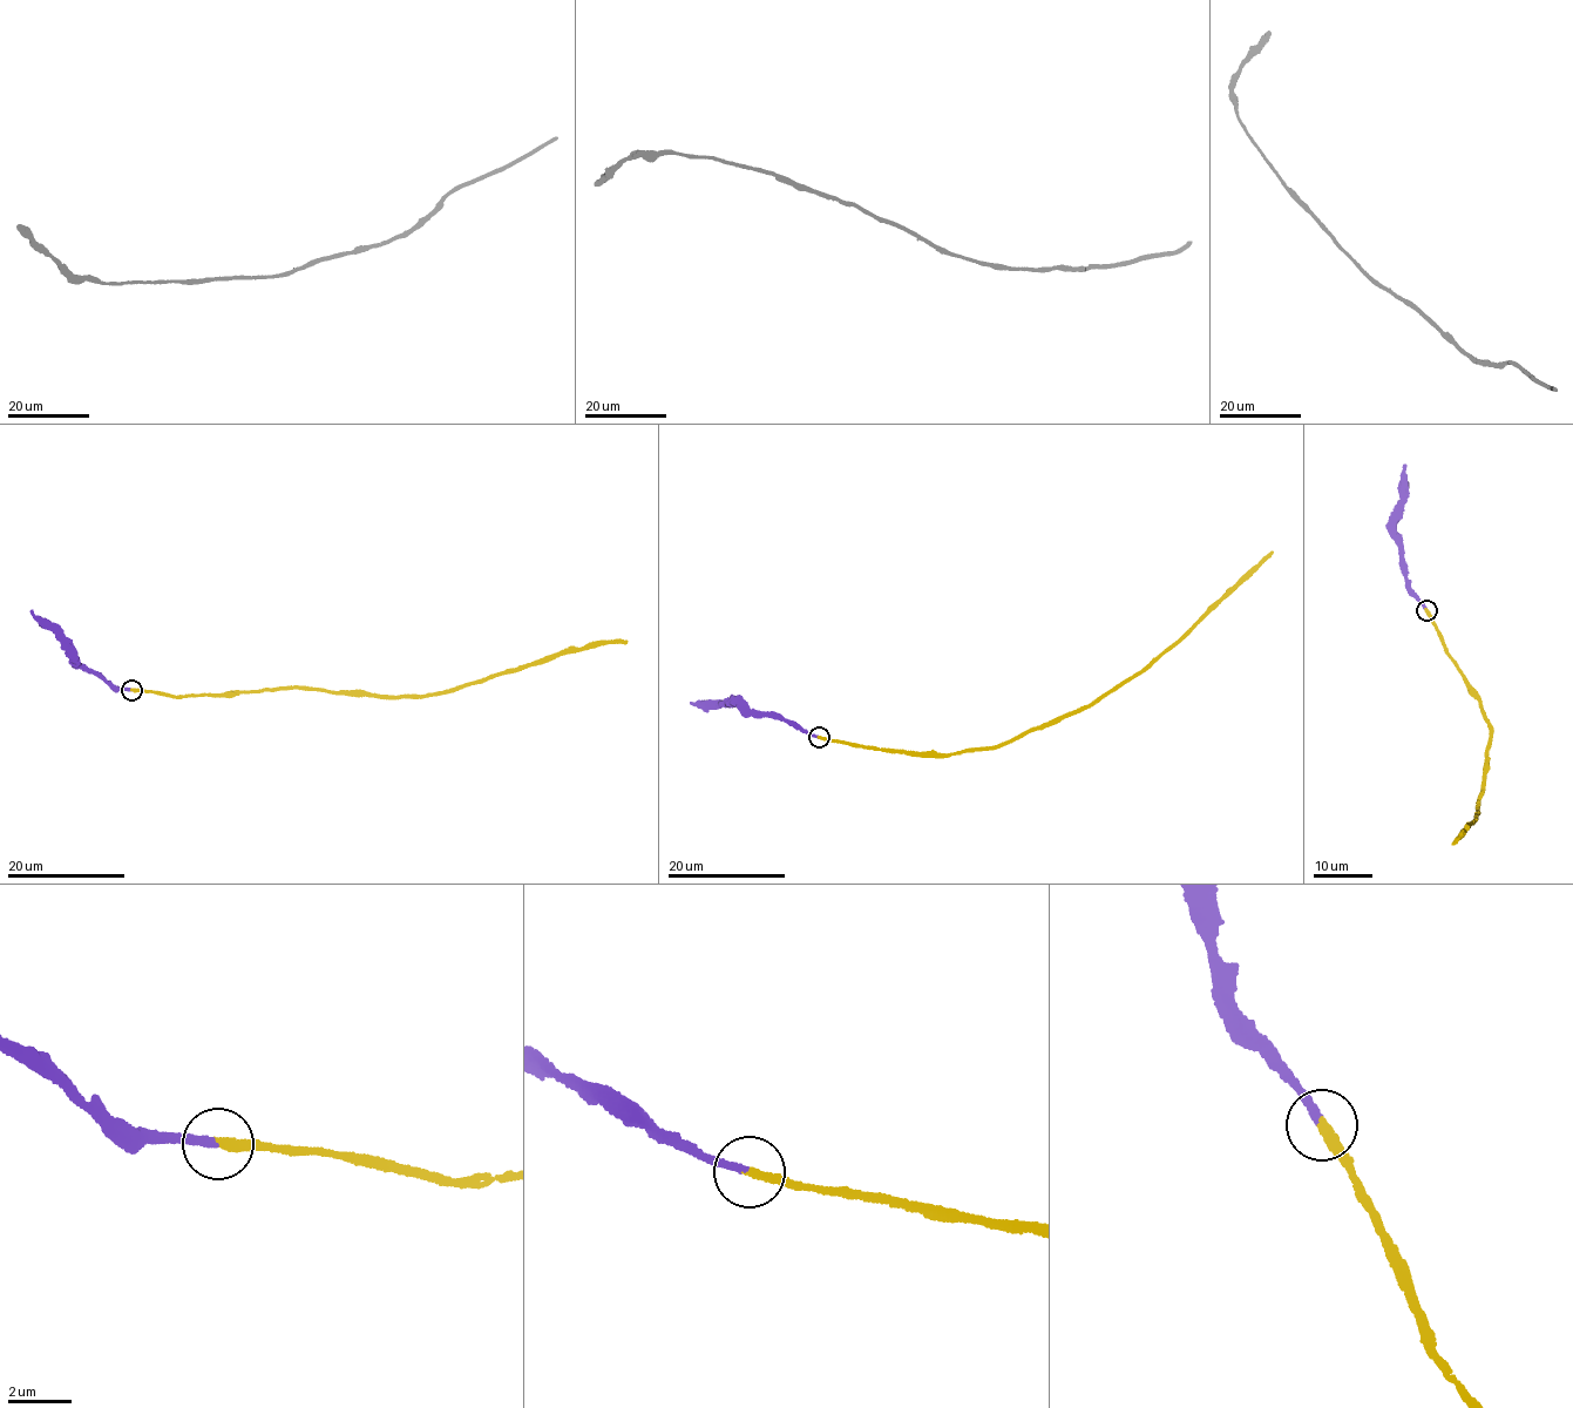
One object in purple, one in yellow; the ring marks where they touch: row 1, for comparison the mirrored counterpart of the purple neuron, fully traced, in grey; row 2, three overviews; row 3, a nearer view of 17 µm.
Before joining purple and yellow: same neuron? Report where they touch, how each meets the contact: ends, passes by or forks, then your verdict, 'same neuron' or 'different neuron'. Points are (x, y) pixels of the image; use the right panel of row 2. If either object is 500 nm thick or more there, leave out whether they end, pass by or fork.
(1426, 610) | purple ends | yellow ends | same neuron

